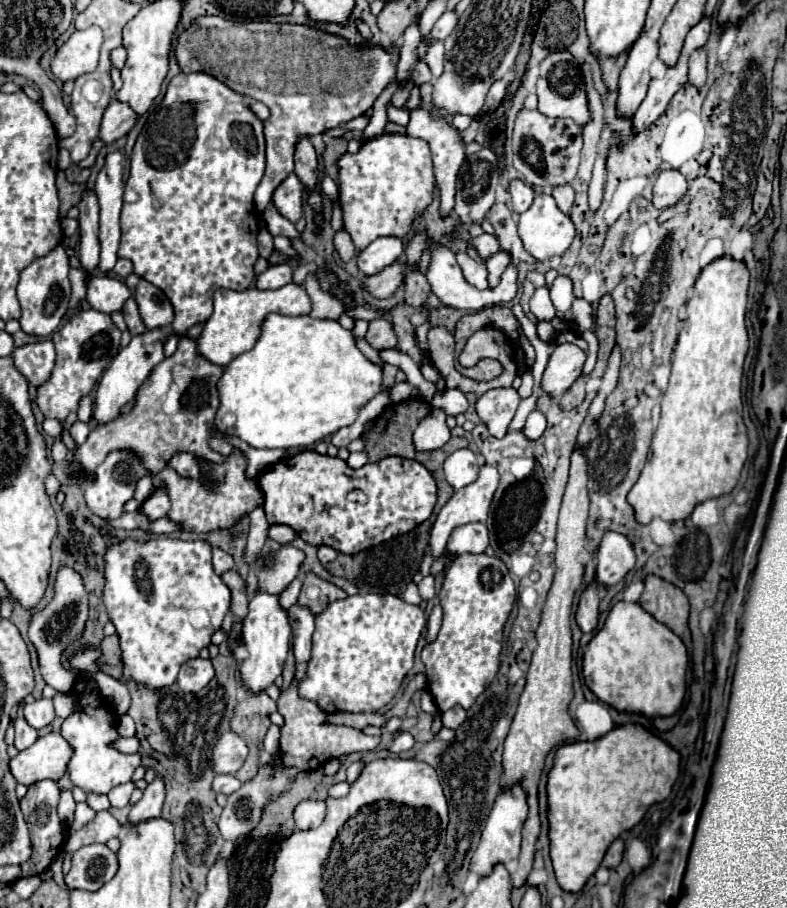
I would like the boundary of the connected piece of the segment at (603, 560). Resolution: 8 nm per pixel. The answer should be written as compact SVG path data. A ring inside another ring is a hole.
M616 531L604 533L596 559L598 559L596 579L606 587L616 585L636 563L632 543L628 541L626 535Z

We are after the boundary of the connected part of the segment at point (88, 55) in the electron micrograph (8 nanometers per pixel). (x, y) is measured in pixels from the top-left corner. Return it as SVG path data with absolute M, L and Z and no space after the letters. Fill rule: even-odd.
M100 27L74 31L52 61L54 75L62 81L68 81L84 73L92 73L98 65L100 45L102 45Z

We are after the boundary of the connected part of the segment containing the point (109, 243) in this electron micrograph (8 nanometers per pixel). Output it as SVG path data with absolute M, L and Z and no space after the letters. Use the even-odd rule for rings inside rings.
M108 145L104 167L98 171L94 193L100 203L100 269L108 273L116 265L116 251L120 241L120 209L122 209L122 159L120 147Z

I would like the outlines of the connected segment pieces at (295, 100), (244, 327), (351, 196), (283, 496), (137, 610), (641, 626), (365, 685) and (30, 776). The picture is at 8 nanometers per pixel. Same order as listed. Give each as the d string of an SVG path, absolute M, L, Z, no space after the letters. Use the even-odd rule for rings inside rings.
M198 17L190 29L186 29L176 45L176 59L184 73L204 71L218 77L230 89L262 101L270 109L270 119L264 121L264 135L266 135L266 173L256 189L254 203L256 209L262 213L264 207L270 203L274 189L294 171L294 145L304 135L324 133L332 127L338 127L374 105L380 93L396 83L396 63L398 51L388 51L382 45L366 43L352 45L348 39L328 33L324 29L312 25L298 25L298 23L270 23L270 21L250 21L250 23L236 23L222 17Z
M288 283L274 291L260 291L250 287L246 291L232 291L232 289L218 289L214 293L214 313L204 325L204 331L198 339L200 355L208 357L208 361L216 365L228 365L238 355L250 351L260 333L262 323L270 313L284 313L284 315L308 315L312 311L312 301L304 289L304 285Z
M382 133L364 141L358 153L340 155L338 181L344 231L348 231L358 251L366 249L376 237L404 237L412 231L414 221L422 217L432 203L436 181L430 145L424 139Z
M300 451L296 455L284 457L268 465L258 479L258 487L264 495L264 511L270 525L280 523L298 531L298 535L310 545L330 545L342 553L358 553L366 547L388 541L396 535L412 531L416 525L432 515L436 503L436 483L428 469L416 461L402 457L386 457L378 463L368 463L360 469L350 469L346 461L330 455L320 455L316 451ZM350 489L362 489L366 495L364 503L352 503L346 499Z
M152 537L148 541L130 541L130 539L124 539L124 541L116 541L108 553L104 555L106 559L106 585L104 585L104 605L108 609L108 617L110 621L114 623L116 627L116 633L120 637L120 647L122 647L122 661L124 661L124 683L130 681L130 679L136 679L138 683L144 683L152 689L162 689L162 687L168 687L176 681L178 677L178 671L180 667L196 657L200 653L202 647L208 647L210 643L210 637L212 633L222 625L222 619L224 615L228 613L228 607L230 607L230 589L224 585L224 581L214 573L212 569L212 555L210 555L212 547L206 543L206 541L180 541L180 539L172 539L172 537Z
M618 601L604 627L584 649L586 685L602 703L618 711L636 711L648 717L674 715L686 695L686 671L688 651L682 639L638 603Z
M365 593L346 597L328 605L320 617L316 617L316 631L312 637L312 657L306 677L298 685L300 697L316 701L326 713L350 711L366 713L378 711L398 693L402 679L414 667L416 643L426 627L426 615L420 607L410 605L388 593Z
M58 733L38 737L38 741L10 759L10 773L22 785L32 785L42 779L58 781L72 757L70 745Z

